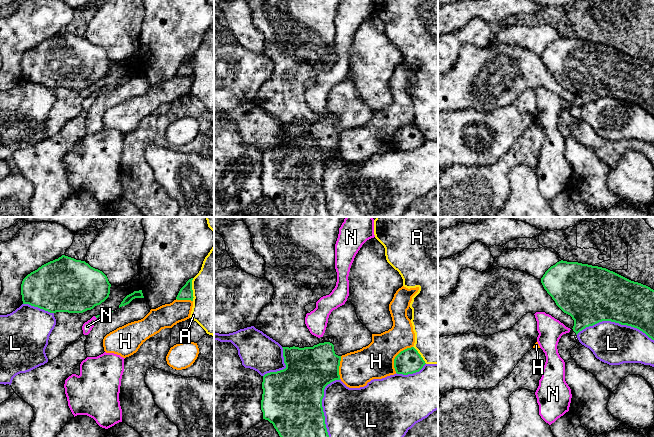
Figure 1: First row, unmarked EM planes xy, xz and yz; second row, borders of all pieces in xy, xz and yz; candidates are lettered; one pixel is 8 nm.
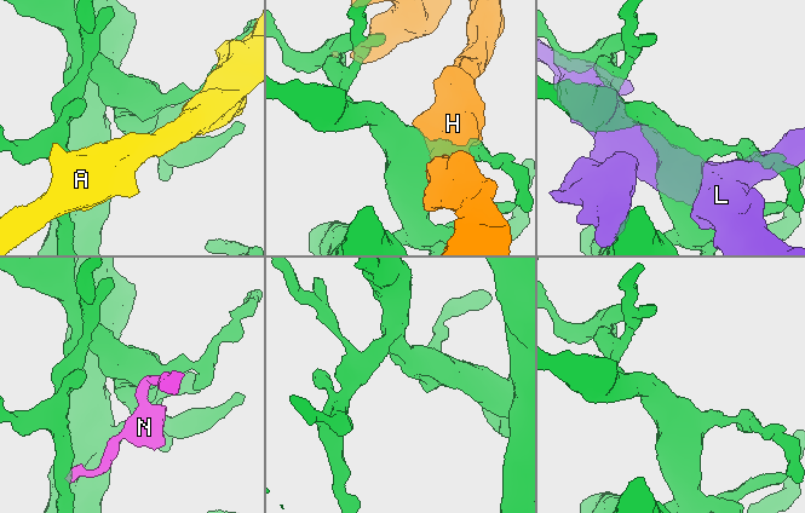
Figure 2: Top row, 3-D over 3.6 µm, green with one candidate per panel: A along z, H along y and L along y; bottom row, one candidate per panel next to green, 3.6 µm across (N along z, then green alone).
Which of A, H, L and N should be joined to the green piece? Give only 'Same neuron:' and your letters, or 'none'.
Same neuron: N

